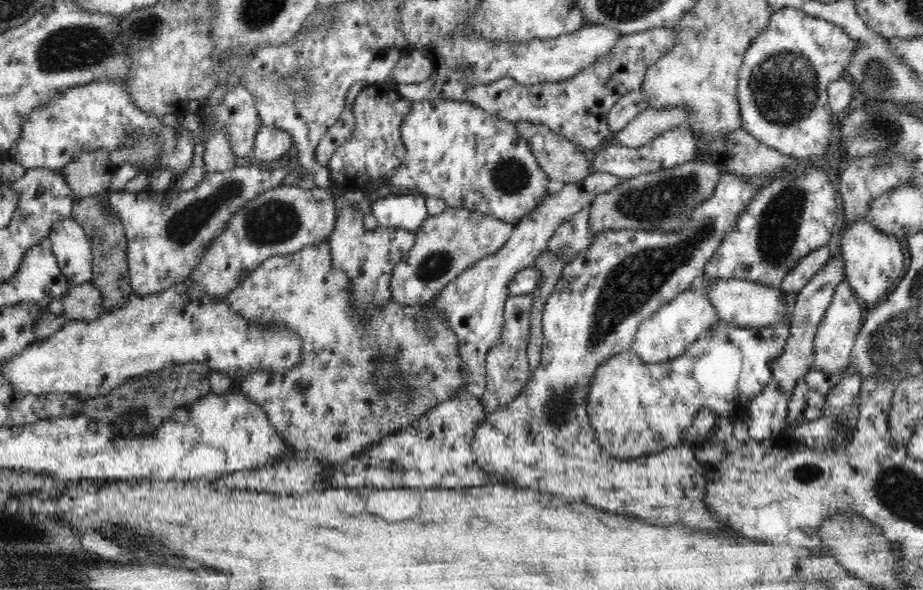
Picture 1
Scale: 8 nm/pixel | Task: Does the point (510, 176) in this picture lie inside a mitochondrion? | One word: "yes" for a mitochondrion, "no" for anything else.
yes

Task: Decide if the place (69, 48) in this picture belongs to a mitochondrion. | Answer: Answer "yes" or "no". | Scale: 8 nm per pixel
yes

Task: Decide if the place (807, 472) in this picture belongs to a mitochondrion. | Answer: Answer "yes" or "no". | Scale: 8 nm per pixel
yes

